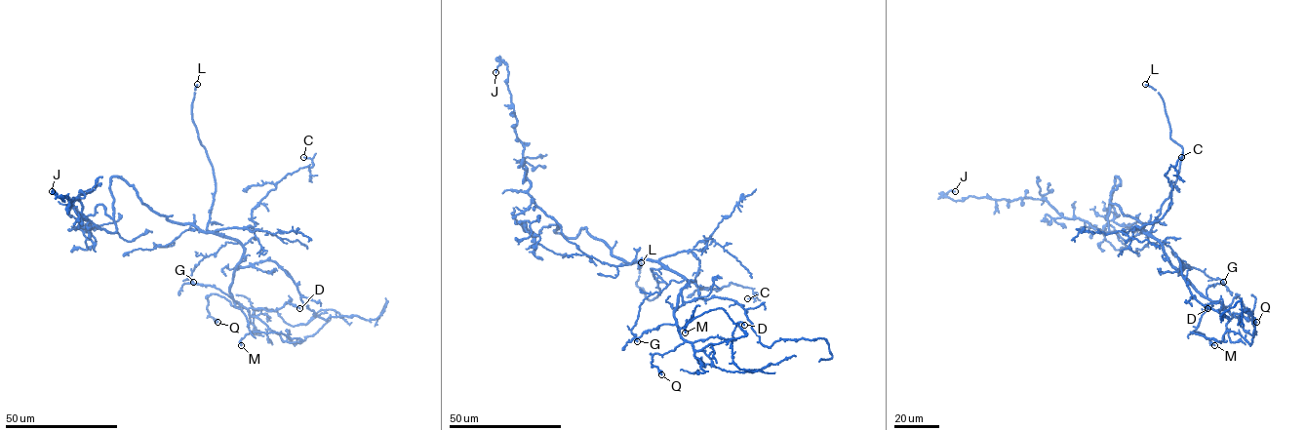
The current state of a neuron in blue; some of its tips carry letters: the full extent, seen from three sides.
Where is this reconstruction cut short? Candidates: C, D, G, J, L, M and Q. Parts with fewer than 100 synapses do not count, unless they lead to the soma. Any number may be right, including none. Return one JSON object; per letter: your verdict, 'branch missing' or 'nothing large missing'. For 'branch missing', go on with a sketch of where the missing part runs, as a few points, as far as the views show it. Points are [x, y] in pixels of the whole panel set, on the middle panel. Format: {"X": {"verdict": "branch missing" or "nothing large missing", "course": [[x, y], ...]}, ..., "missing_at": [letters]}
{"C": {"verdict": "nothing large missing"}, "D": {"verdict": "nothing large missing"}, "G": {"verdict": "nothing large missing"}, "J": {"verdict": "nothing large missing"}, "L": {"verdict": "branch missing", "course": [[641, 262], [647, 253], [661, 251], [663, 248]]}, "M": {"verdict": "nothing large missing"}, "Q": {"verdict": "nothing large missing"}, "missing_at": ["L"]}

